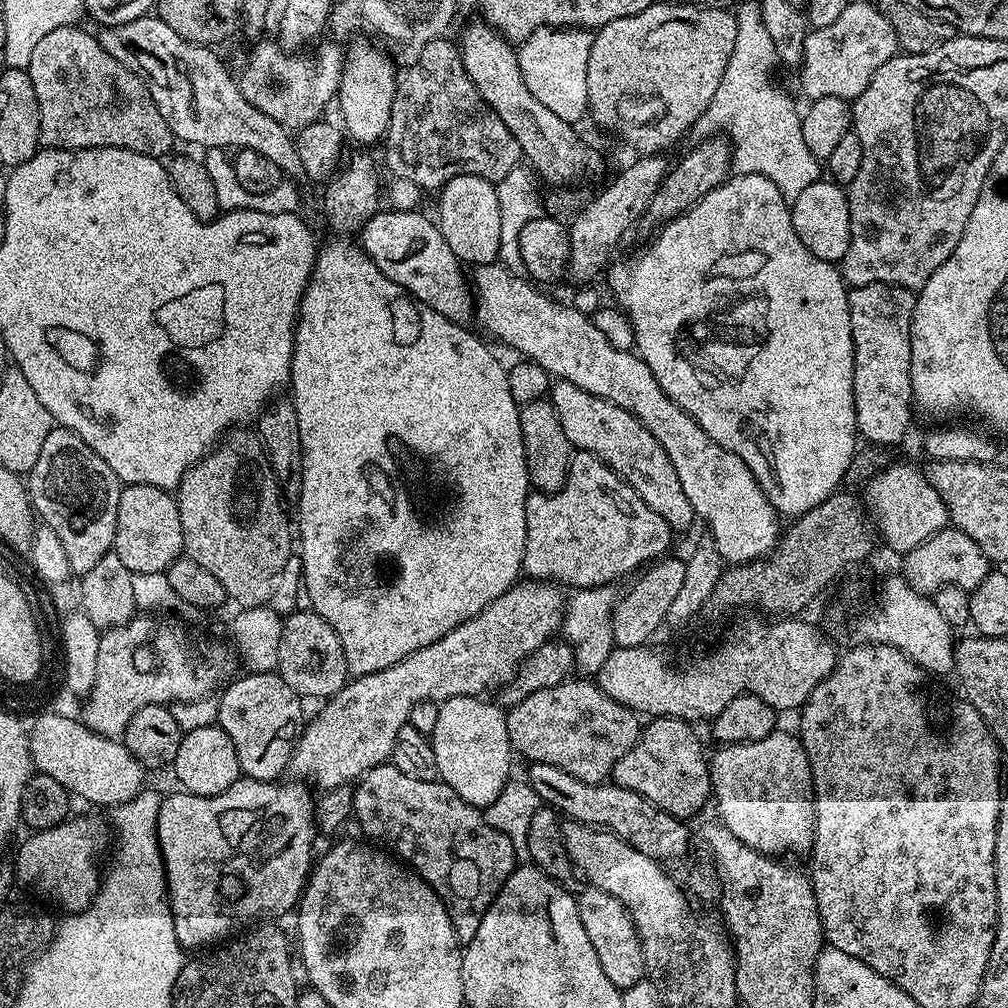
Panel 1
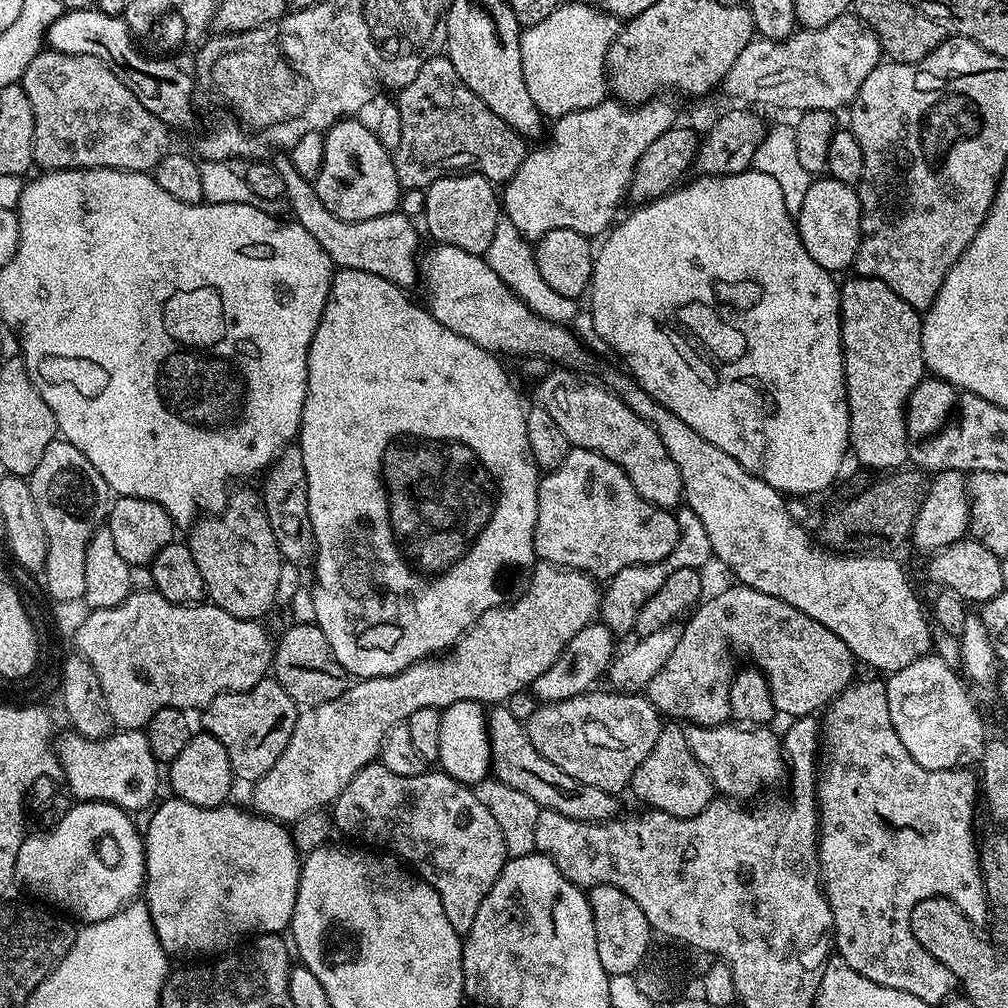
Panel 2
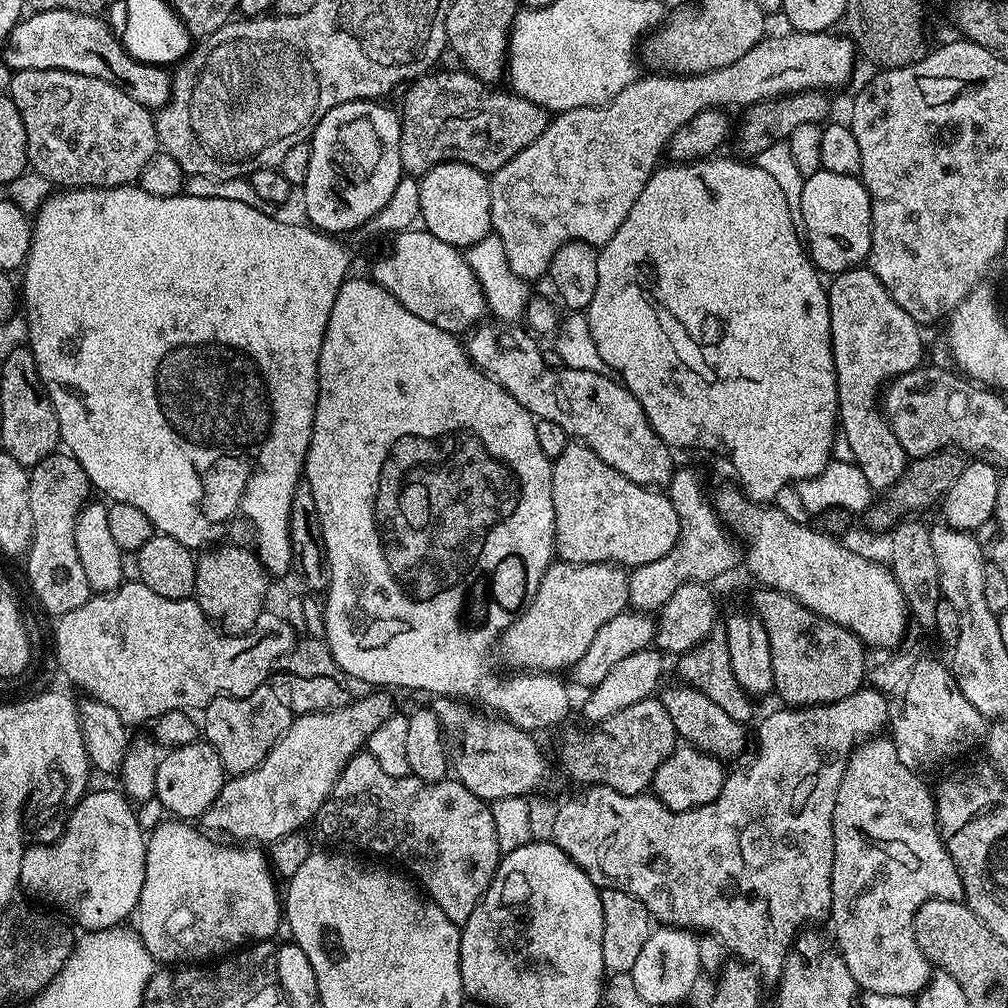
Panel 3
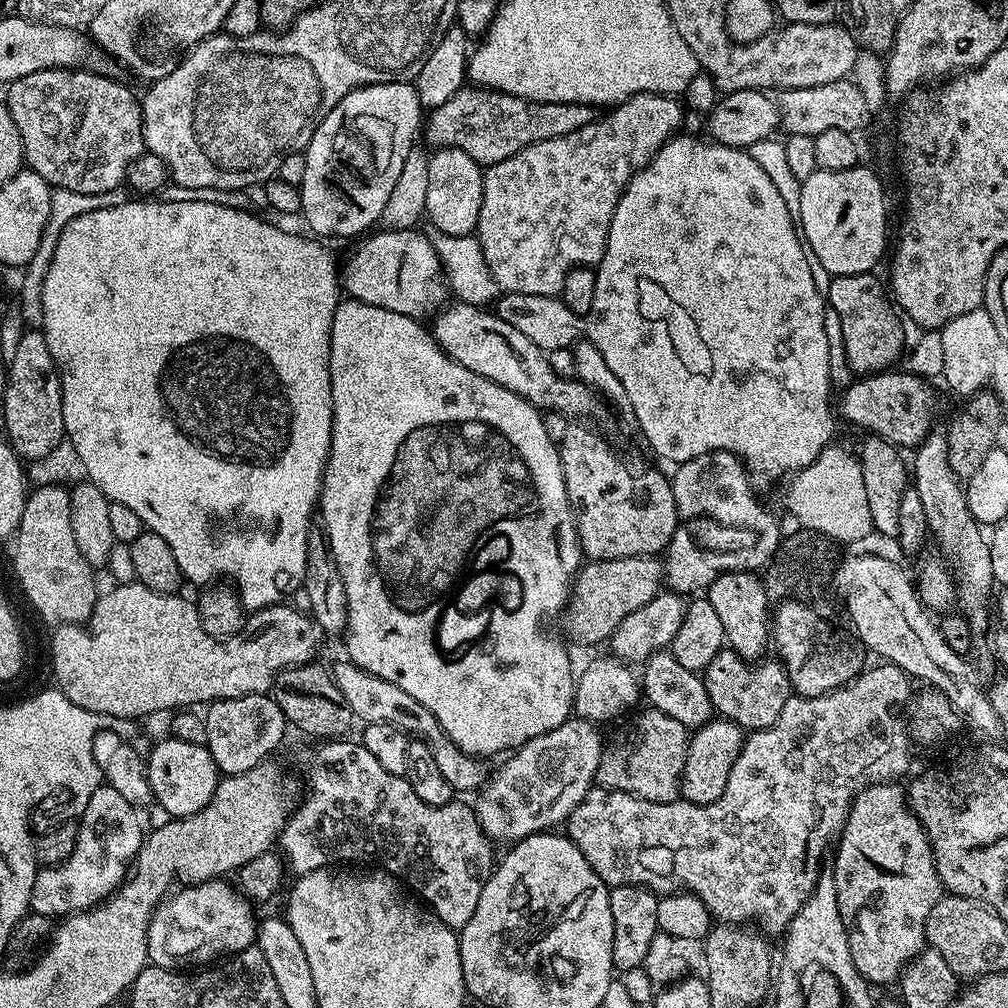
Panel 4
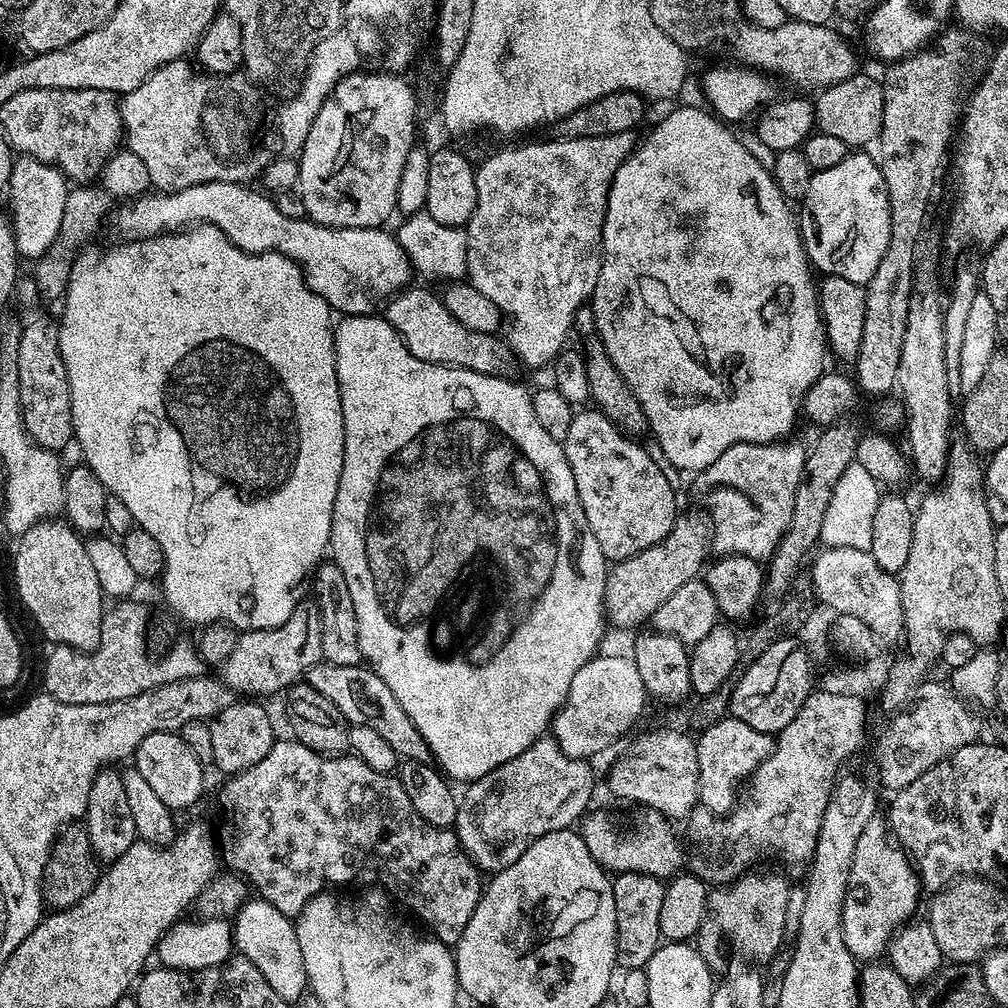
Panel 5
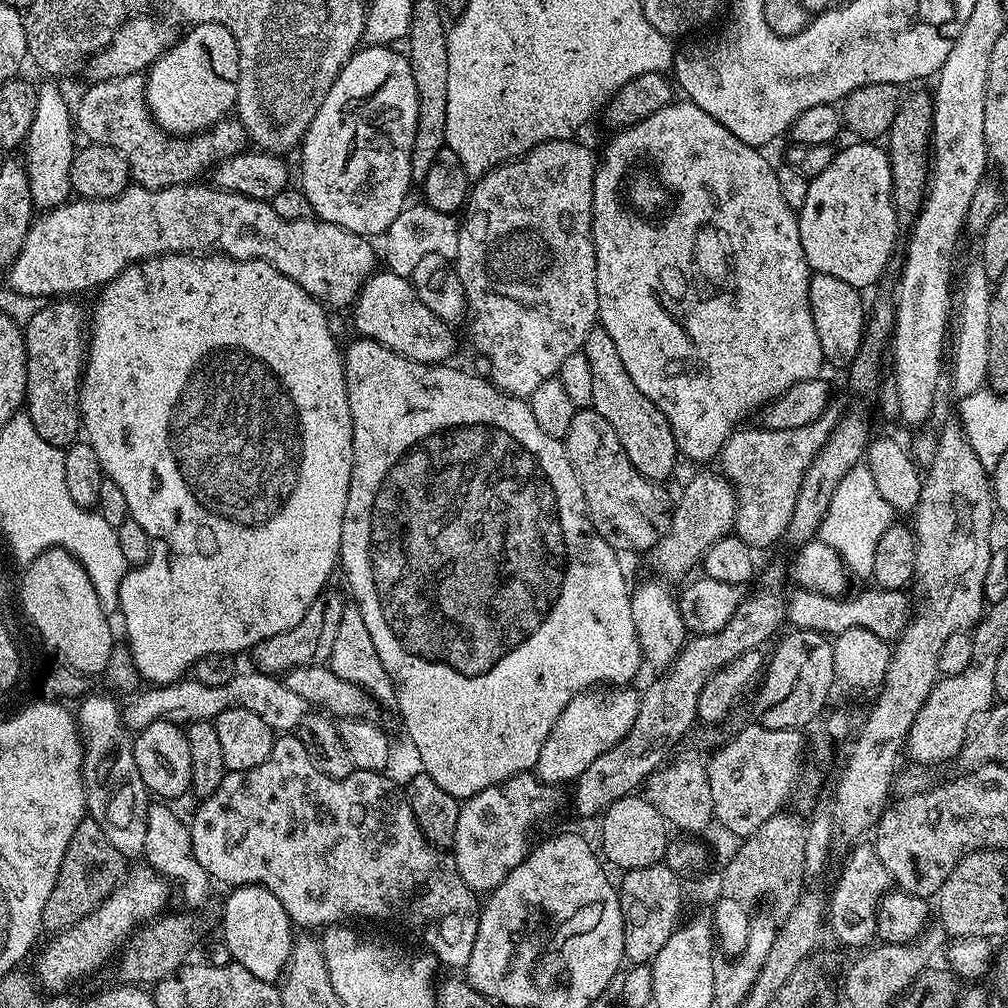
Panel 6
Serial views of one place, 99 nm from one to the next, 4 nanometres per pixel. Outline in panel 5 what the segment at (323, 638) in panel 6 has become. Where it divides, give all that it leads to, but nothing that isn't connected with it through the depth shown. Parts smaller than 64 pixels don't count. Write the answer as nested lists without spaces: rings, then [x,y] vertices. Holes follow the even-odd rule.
[[[305,599],[294,610],[294,614],[282,626],[254,630],[253,632],[240,632],[236,637],[234,654],[222,665],[222,679],[232,687],[232,691],[244,698],[264,698],[272,696],[275,692],[283,693],[297,683],[315,664],[322,660],[322,618],[315,599]]]

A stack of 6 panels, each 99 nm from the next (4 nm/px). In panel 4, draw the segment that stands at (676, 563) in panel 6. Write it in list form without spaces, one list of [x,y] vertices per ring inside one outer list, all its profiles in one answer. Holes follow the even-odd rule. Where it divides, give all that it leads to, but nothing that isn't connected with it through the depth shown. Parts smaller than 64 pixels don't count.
[[[627,556],[585,563],[576,573],[562,613],[563,635],[580,644],[600,644],[603,640],[605,643],[626,614],[634,614],[638,606],[646,606],[661,588],[662,564],[656,556]]]

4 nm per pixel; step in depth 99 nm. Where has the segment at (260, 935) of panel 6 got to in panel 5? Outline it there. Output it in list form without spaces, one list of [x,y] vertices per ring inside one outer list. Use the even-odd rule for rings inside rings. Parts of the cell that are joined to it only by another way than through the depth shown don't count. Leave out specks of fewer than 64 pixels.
[[[249,899],[248,903],[243,904],[234,917],[234,948],[239,955],[245,956],[247,960],[254,962],[254,966],[258,966],[262,978],[266,978],[266,982],[270,982],[274,994],[278,994],[278,998],[282,998],[282,1002],[286,1002],[289,1006],[296,1006],[305,999],[306,993],[309,991],[306,961],[302,958],[302,950],[298,947],[298,934],[293,917],[282,914],[282,910],[270,906],[268,900]]]

